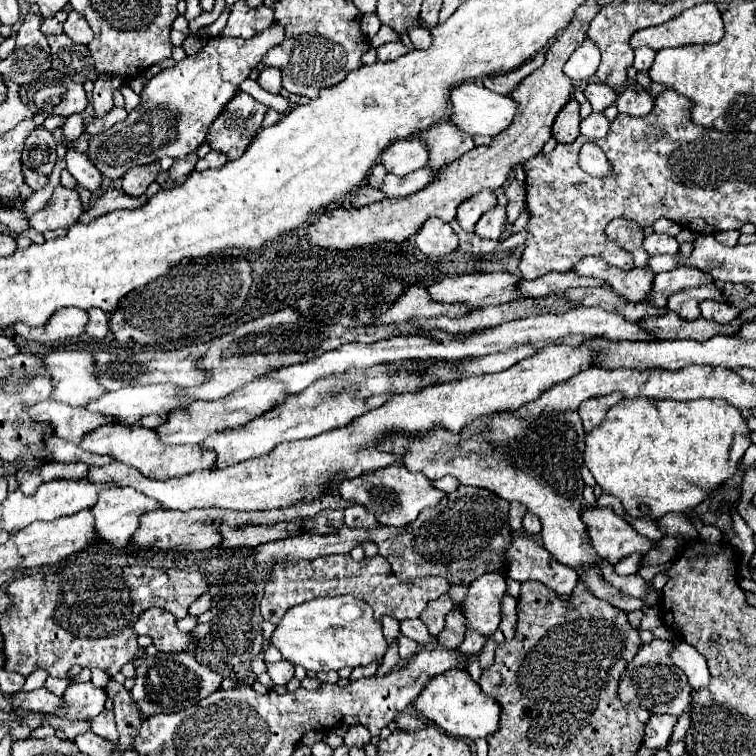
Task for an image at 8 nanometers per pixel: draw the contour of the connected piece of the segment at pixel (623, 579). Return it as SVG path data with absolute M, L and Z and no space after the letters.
M610 564L606 566L606 580L608 580L614 588L618 588L620 592L630 594L630 596L634 596L634 598L644 600L644 596L648 594L648 584L646 584L646 580L644 580L642 576L638 576L638 574L618 576L618 574L614 572L614 566L610 566Z

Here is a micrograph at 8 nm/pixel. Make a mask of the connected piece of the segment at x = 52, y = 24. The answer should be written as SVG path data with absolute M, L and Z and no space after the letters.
M60 10L54 18L48 18L42 22L42 32L46 36L54 36L54 34L62 34L62 26L64 26L64 20L66 20L66 10Z

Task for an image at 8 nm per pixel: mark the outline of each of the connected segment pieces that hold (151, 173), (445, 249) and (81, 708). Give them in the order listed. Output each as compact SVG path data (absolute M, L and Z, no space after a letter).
M146 164L146 166L134 166L122 176L122 190L130 196L140 196L146 192L146 188L156 180L158 166Z
M428 218L416 234L416 246L426 256L440 258L450 254L458 246L458 236L446 222L438 218Z
M70 682L70 686L64 692L66 706L66 718L80 720L80 718L92 718L104 710L104 704L108 700L104 688L96 688L92 682Z

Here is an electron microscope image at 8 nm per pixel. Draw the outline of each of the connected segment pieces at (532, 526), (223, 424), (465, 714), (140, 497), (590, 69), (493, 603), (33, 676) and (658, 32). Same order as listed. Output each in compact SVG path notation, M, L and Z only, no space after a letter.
M526 514L524 516L524 520L522 520L522 528L524 528L524 532L528 534L528 536L538 536L540 534L540 522L538 522L538 518L534 518L534 514Z
M254 380L246 386L242 386L240 390L236 390L234 394L228 394L222 400L194 402L192 406L188 406L184 410L172 410L168 414L168 418L156 428L156 434L164 444L200 444L202 440L206 440L210 434L214 434L218 430L238 428L238 426L250 422L252 418L270 410L284 396L286 396L286 392L282 390L282 386L278 386L278 382Z
M452 668L446 674L434 676L416 698L414 708L422 712L428 720L432 720L436 726L440 726L446 734L458 736L458 738L470 738L470 740L488 738L500 728L498 726L500 714L502 714L500 702L496 702L488 694L482 694L480 686L470 678L466 670Z
M108 488L98 494L98 502L90 508L94 516L94 532L102 546L126 546L138 528L138 518L146 510L158 508L158 502L130 488Z
M586 38L582 42L582 46L570 56L570 60L566 62L564 66L564 74L578 82L578 80L588 80L594 76L596 68L600 64L600 54L598 54L598 48Z
M500 572L492 574L482 574L470 584L470 594L466 594L462 606L466 612L468 628L478 630L482 636L490 636L498 626L500 626L500 610L502 610L502 598L506 596L506 578Z
M45 669L34 671L26 678L22 690L27 692L43 687L48 676L49 674Z
M696 4L666 24L634 32L630 46L632 48L648 46L652 50L660 50L660 48L676 48L676 46L686 46L686 44L714 44L714 42L720 42L722 36L724 36L724 20L722 20L718 6L716 4Z

